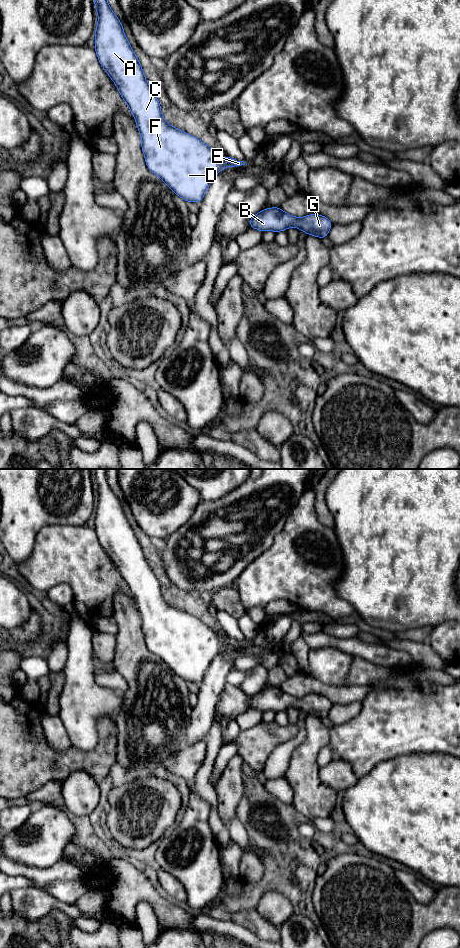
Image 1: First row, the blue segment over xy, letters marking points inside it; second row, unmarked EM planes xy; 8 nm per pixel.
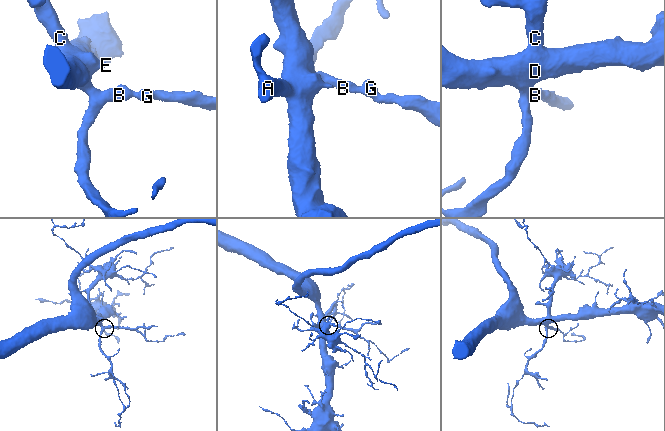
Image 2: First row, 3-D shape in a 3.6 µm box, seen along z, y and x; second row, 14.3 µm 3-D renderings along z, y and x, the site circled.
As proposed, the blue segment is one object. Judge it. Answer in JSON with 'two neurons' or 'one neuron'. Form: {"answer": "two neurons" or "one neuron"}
{"answer": "one neuron"}

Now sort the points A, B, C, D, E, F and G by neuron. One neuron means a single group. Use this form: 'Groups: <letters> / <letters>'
Groups: A B C D E F G

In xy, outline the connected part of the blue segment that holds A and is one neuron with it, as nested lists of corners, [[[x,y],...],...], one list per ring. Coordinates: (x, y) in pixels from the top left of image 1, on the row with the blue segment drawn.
[[[94,0],[94,5],[98,13],[94,49],[104,71],[115,83],[135,117],[147,167],[187,203],[201,202],[210,183],[223,168],[237,167],[246,163],[229,156],[221,158],[213,147],[166,122],[159,100],[146,81],[143,68],[124,34],[119,18],[107,0]]]

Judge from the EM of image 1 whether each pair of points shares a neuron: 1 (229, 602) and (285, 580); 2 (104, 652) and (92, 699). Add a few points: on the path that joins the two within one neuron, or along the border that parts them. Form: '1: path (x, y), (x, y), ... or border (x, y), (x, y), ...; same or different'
1: border (235, 586), (239, 600), (245, 609); different
2: border (92, 633), (92, 651), (94, 653); different

